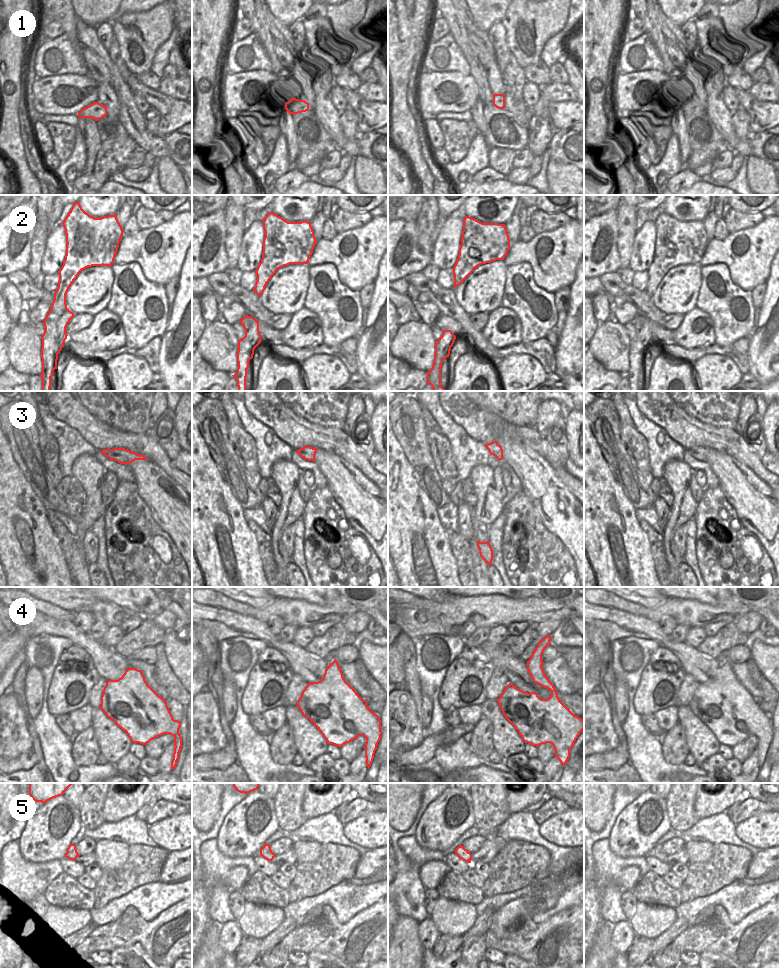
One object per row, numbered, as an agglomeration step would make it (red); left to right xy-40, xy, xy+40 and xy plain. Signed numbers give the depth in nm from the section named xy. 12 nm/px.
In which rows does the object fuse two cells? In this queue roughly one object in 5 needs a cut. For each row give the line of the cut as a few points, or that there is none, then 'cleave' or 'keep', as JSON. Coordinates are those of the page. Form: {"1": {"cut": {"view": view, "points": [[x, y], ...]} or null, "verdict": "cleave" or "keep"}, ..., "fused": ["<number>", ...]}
{"1": {"cut": null, "verdict": "keep"}, "2": {"cut": {"view": "xy-40", "points": [[67, 308], [57, 323], [57, 341], [63, 346]]}, "verdict": "cleave"}, "3": {"cut": null, "verdict": "keep"}, "4": {"cut": null, "verdict": "keep"}, "5": {"cut": null, "verdict": "keep"}, "fused": ["2"]}

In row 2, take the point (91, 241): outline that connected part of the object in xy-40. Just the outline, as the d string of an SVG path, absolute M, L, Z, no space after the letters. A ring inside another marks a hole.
M75 202L62 222L66 234L66 255L58 271L59 283L54 292L51 309L43 325L42 391L50 391L51 377L57 369L58 354L64 347L57 342L57 323L66 312L66 294L79 273L92 266L108 266L114 263L123 229L117 214L95 218Z

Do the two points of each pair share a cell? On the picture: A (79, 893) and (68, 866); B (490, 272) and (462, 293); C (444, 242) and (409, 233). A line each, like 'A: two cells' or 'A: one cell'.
A: two cells
B: one cell
C: two cells

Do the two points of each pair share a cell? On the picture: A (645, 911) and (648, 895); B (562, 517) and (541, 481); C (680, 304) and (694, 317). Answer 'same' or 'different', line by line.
A: different
B: same
C: different

